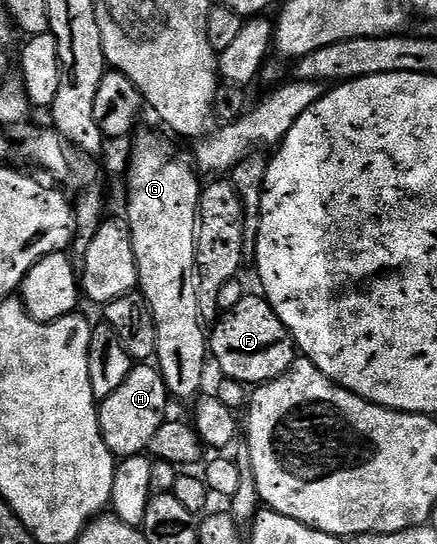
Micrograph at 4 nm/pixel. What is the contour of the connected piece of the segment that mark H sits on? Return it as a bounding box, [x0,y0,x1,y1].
[98,362,171,457]

